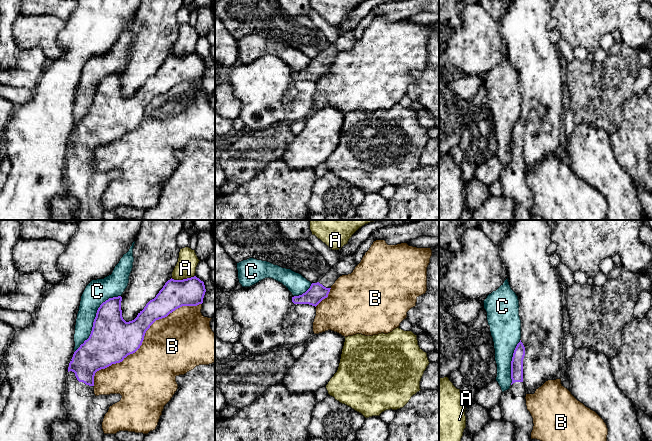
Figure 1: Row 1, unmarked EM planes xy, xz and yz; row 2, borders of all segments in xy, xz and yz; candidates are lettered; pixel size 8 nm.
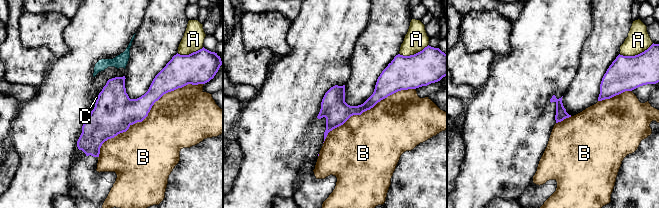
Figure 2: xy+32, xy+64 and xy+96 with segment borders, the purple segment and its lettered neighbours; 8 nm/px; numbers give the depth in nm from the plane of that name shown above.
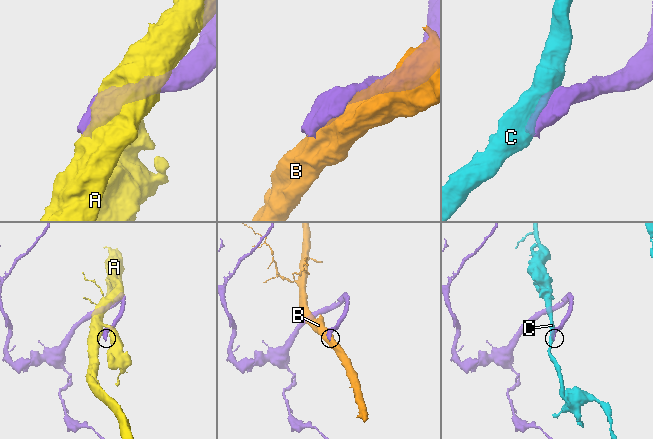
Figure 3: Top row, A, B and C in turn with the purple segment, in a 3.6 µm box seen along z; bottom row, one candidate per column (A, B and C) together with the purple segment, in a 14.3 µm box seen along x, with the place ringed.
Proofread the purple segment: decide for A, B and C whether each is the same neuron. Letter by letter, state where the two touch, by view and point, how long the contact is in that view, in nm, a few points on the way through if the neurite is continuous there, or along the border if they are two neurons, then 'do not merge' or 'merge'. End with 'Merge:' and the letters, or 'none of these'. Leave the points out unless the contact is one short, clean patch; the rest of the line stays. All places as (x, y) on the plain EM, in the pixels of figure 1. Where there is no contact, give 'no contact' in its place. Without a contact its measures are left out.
A: xy (183, 55) | 190 nm | do not merge
B: xy (143, 115) | 1100 nm | do not merge
C: xy (94, 95) | 600 nm | do not merge
Merge: none of these

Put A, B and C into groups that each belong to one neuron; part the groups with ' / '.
A / B / C

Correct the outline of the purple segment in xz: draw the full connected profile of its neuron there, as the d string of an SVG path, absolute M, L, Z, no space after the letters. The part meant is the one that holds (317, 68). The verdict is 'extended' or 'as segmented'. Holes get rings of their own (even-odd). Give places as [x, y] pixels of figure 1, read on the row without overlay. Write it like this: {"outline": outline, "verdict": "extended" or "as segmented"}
{"outline": "M319 58L312 59L305 69L292 73L292 78L294 80L309 80L316 83L323 75L328 73L330 65Z", "verdict": "as segmented"}

